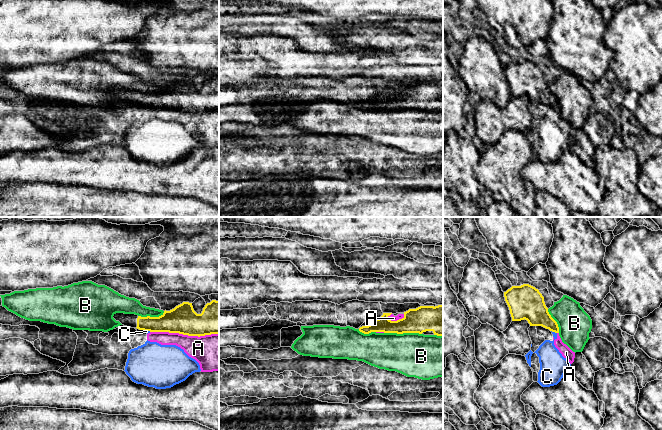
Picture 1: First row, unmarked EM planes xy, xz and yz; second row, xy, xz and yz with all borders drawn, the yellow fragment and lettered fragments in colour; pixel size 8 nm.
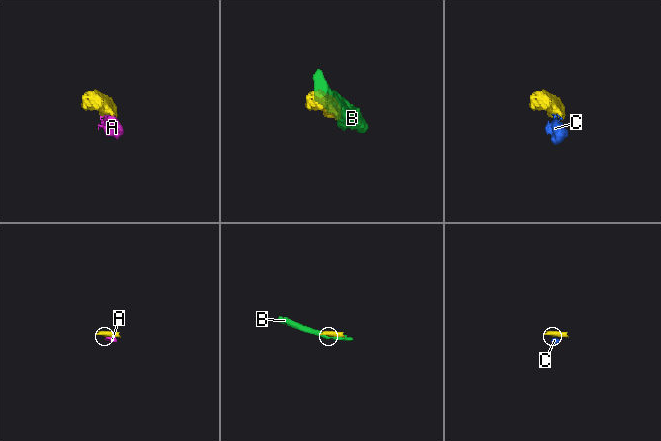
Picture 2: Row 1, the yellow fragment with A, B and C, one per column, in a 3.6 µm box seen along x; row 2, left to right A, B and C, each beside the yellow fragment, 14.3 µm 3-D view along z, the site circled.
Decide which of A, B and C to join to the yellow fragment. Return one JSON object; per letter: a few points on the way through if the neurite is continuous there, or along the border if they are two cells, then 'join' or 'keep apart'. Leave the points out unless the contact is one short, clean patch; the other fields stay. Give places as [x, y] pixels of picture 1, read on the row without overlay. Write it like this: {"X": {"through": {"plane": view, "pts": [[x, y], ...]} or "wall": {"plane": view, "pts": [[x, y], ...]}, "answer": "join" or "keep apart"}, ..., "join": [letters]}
{"A": {"answer": "keep apart"}, "B": {"answer": "keep apart"}, "C": {"wall": {"plane": "yz", "pts": [[551, 106], [556, 109]]}, "answer": "keep apart"}, "join": []}

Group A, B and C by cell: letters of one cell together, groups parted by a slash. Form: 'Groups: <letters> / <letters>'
Groups: A C / B

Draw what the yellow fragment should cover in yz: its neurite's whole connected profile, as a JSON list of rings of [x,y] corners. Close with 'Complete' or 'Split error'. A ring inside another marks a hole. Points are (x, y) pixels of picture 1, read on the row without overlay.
[[[529,61],[512,62],[504,68],[512,97],[527,96],[530,102],[542,102],[559,109],[557,98],[551,93],[544,73],[538,65]]]. Complete

